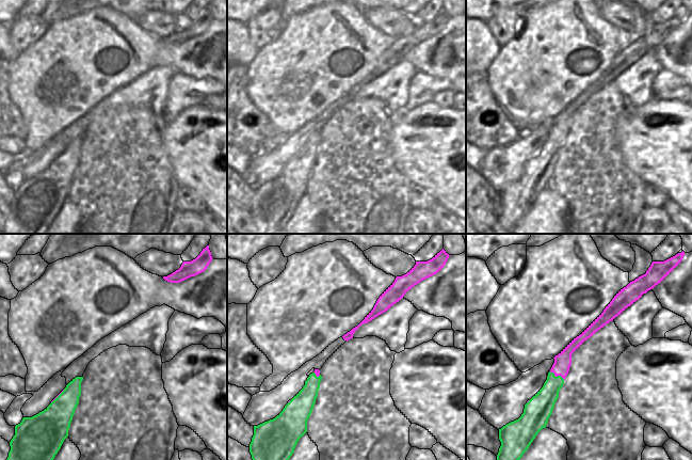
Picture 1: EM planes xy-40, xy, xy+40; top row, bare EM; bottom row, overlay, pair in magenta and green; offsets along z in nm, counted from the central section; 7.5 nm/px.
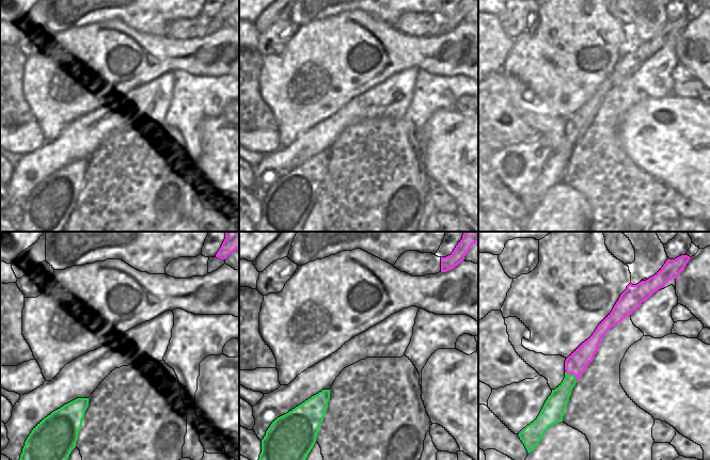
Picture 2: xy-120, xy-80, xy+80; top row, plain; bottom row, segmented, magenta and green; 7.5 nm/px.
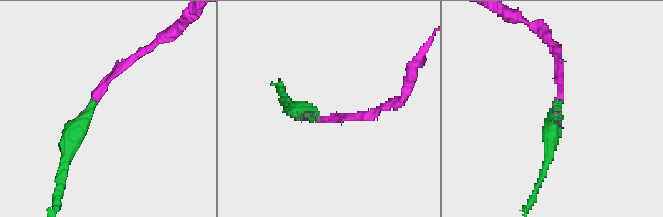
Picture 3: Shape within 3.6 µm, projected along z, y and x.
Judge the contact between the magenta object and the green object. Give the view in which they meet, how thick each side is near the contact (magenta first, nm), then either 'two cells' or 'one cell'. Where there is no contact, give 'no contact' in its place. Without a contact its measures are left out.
meets magenta in xy+40; 130 nm thick on the magenta side, 180 nm on the other; two cells

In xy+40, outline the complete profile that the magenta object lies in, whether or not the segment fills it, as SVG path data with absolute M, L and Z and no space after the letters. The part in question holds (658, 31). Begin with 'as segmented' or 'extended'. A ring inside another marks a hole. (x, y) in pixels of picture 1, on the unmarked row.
extended; M682 12L664 22L653 22L645 35L621 50L604 73L558 116L522 133L515 142L506 146L486 150L478 171L482 178L498 191L518 180L524 174L527 162L543 148L548 132L553 133L556 138L561 137L565 141L572 126L572 115L588 99L639 61L643 54L661 44L680 25L683 17Z

